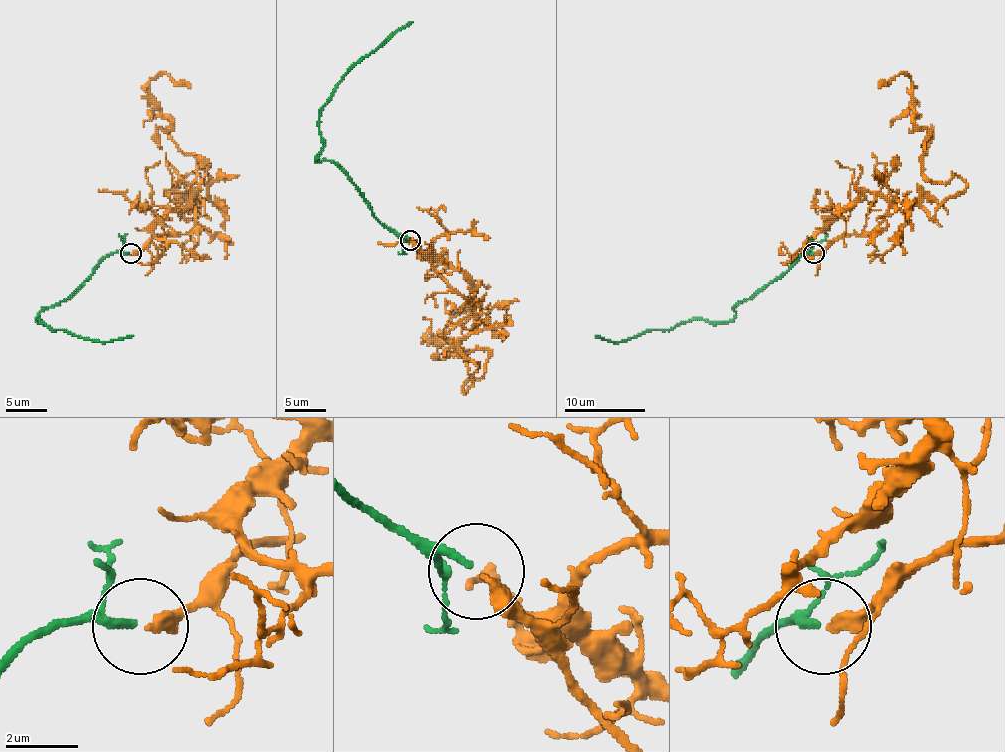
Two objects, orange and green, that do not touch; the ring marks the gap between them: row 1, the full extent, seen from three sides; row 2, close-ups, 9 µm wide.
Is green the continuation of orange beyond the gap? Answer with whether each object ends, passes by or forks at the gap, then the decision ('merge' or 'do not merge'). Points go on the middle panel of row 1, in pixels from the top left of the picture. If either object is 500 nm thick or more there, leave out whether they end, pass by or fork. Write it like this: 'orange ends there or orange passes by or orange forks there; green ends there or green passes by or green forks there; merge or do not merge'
orange ends there; green ends there; merge

